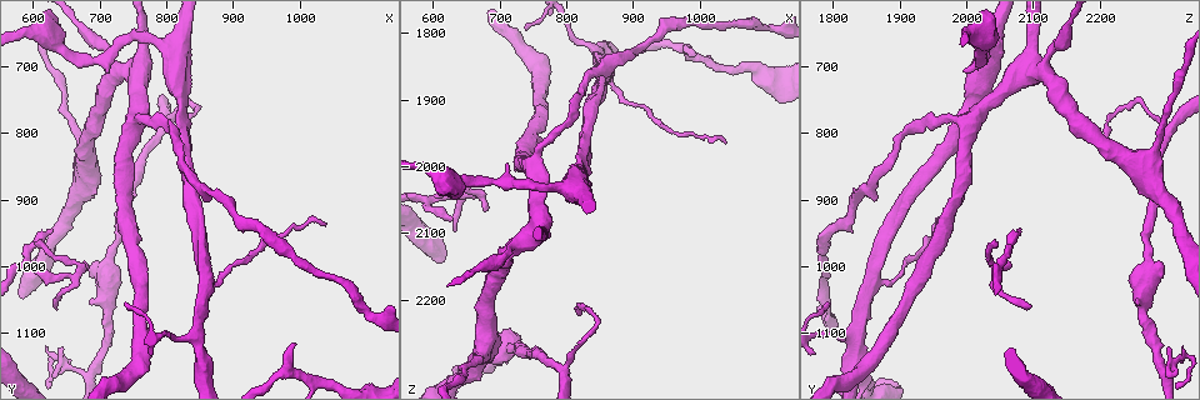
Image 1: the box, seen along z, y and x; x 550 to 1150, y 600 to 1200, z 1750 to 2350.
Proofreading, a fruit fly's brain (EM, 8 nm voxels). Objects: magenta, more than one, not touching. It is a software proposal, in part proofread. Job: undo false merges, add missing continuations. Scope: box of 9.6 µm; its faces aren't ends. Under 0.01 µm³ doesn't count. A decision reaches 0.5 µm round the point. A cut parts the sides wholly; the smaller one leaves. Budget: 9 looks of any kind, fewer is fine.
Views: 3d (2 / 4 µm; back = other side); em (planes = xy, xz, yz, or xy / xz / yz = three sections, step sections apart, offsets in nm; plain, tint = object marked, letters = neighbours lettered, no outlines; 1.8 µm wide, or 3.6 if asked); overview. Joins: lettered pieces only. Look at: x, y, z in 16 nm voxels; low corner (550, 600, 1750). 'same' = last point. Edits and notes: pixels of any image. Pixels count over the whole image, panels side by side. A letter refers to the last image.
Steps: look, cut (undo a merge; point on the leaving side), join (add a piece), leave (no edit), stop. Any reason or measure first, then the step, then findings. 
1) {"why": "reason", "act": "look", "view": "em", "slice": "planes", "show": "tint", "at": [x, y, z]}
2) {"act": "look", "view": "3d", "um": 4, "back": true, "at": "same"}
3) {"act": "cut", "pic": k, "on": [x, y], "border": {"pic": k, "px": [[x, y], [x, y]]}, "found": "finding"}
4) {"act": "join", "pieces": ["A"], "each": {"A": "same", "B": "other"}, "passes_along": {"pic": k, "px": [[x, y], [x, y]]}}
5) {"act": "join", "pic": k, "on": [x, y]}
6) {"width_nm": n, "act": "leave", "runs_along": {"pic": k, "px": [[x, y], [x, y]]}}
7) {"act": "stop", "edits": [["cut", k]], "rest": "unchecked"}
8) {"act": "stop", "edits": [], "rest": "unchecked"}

{"why": "branch stops here", "act": "look", "view": "3d", "um": 4, "back": true, "at": [715, 710, 2000]}

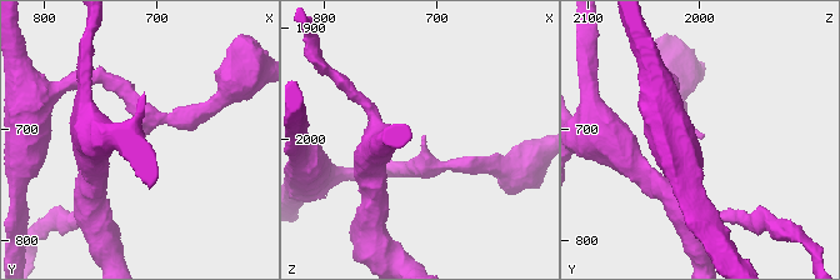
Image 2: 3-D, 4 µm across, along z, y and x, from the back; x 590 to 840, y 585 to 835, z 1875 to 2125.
{"arm_widths_nm": [170, 240], "act": "look", "view": "em", "slice": "planes", "show": "tint", "at": [712, 708, 1998]}

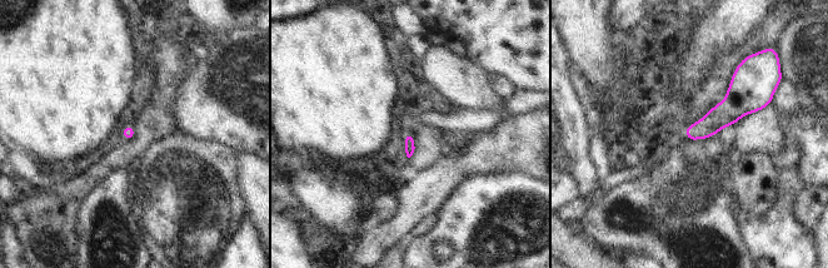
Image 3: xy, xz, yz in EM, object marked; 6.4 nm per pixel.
{"act": "look", "view": "em", "slice": "planes", "show": "letters", "at": "same"}

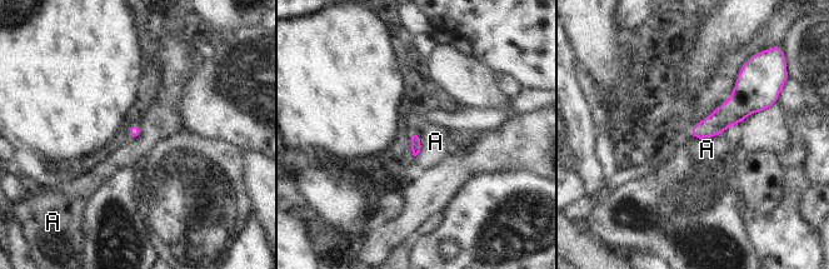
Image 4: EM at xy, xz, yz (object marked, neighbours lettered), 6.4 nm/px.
{"act": "leave", "each": {"A": "other"}, "border": {"pic": 4, "px": [[723, 131], [697, 140]]}, "found": "no lettered piece goes on from it"}

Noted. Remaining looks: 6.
{"why": "three-way junction", "act": "look", "view": "em", "slice": "yz", "step": 16, "show": "tint", "at": [795, 795, 2300]}

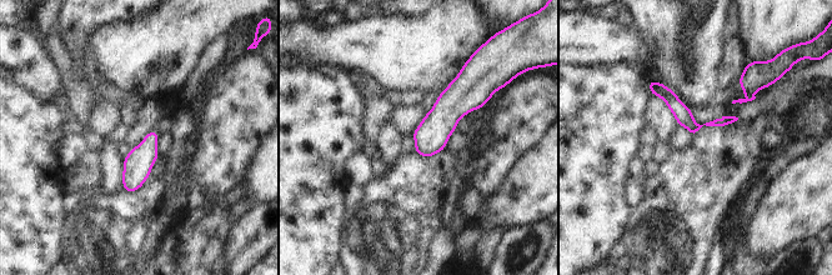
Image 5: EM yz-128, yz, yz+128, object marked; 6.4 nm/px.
{"act": "look", "view": "em", "slice": "planes", "show": "letters", "at": "same"}

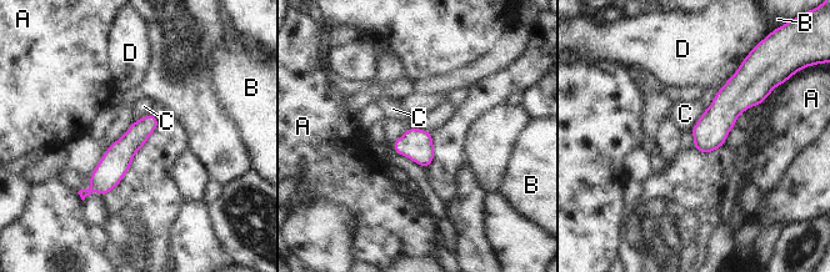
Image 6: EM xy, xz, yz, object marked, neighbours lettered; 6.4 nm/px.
{"width_nm": 160, "act": "leave", "each": {"A": "other", "B": "other", "C": "other", "D": "other"}, "runs_along": {"pic": 6, "px": [[150, 117], [94, 187]]}, "found": "all the same cell"}

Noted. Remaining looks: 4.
{"why": "free end", "act": "look", "view": "3d", "um": 2, "at": [635, 1060, 2095]}

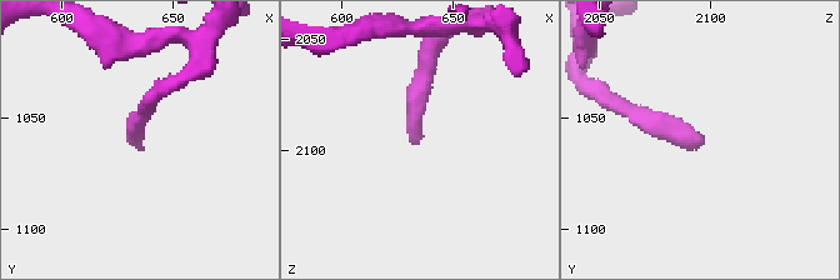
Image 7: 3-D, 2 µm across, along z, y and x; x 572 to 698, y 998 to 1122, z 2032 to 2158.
{"why": "shape alone is not enough", "act": "look", "view": "em", "slice": "planes", "show": "plain", "at": [635, 1060, 2097]}

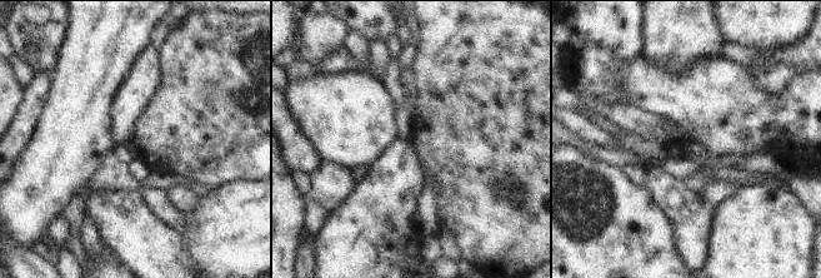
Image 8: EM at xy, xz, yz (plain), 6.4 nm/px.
{"why": "what lies round it", "act": "look", "view": "em", "slice": "planes", "show": "letters", "at": "same"}

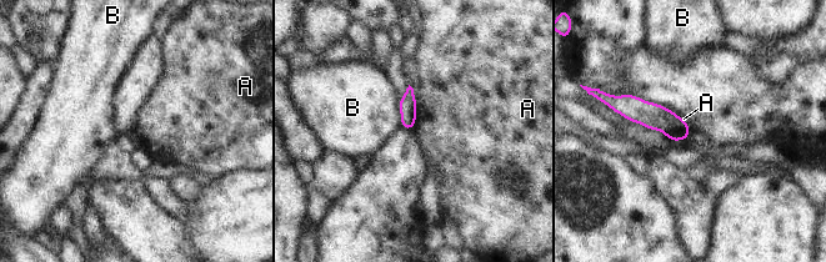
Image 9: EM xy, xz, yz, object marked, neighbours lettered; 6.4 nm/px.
{"width_nm": 110, "act": "leave", "each": {"A": "other", "B": "other"}, "border": {"pic": 9, "px": [[416, 96], [416, 122], [412, 129]]}, "found": "no lettered piece goes on from it"}

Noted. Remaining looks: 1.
{"why": "thin end", "act": "look", "view": "em", "slice": "planes", "show": "letters", "at": [605, 970, 2045]}

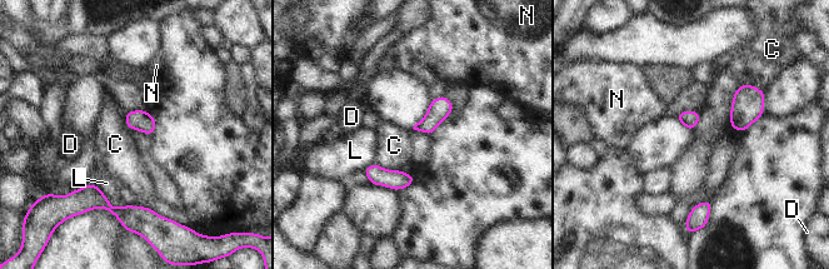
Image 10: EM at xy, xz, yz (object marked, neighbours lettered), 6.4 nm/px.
{"width_nm": 110, "act": "leave", "each": {"C": "other", "D": "other", "L": "other", "N": "other"}, "found": "no lettered piece goes on from it"}

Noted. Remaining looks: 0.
{"act": "stop", "edits": [], "rest": "unchecked"}

